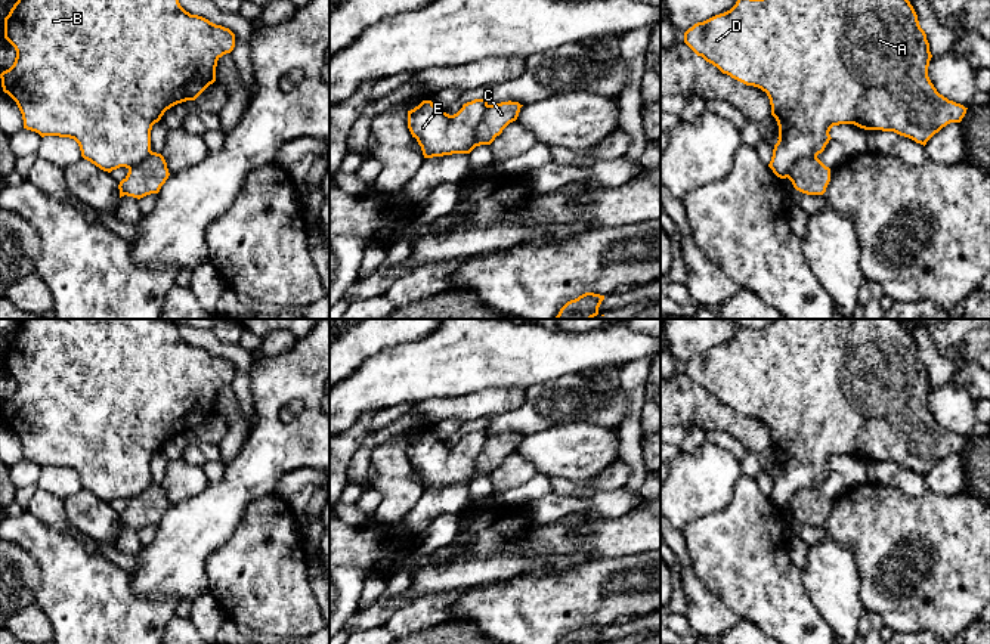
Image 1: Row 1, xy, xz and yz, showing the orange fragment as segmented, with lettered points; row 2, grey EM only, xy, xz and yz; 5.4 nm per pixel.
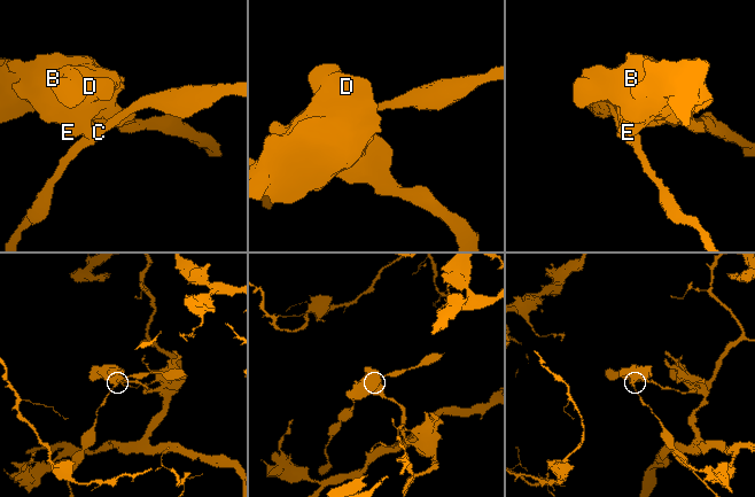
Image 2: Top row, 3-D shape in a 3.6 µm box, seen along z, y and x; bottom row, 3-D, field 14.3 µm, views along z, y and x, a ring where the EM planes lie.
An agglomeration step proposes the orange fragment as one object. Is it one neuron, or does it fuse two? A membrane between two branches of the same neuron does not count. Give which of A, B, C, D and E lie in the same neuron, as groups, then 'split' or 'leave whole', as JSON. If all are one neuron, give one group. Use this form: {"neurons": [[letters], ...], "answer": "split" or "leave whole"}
{"neurons": [["A", "B", "D", "E"], ["C"]], "answer": "split"}

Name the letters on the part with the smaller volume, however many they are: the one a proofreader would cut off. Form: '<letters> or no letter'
C

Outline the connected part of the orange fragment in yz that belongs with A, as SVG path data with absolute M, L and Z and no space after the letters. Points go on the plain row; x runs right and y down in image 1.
M776 319L762 329L739 326L730 341L689 359L684 374L723 405L767 424L779 456L768 498L780 510L788 508L796 490L822 484L833 456L894 462L925 477L943 458L960 453L968 440L940 425L931 414L926 365L897 319Z

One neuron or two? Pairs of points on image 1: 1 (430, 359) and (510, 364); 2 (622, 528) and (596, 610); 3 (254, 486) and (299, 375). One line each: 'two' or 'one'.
1: one
2: two
3: one

